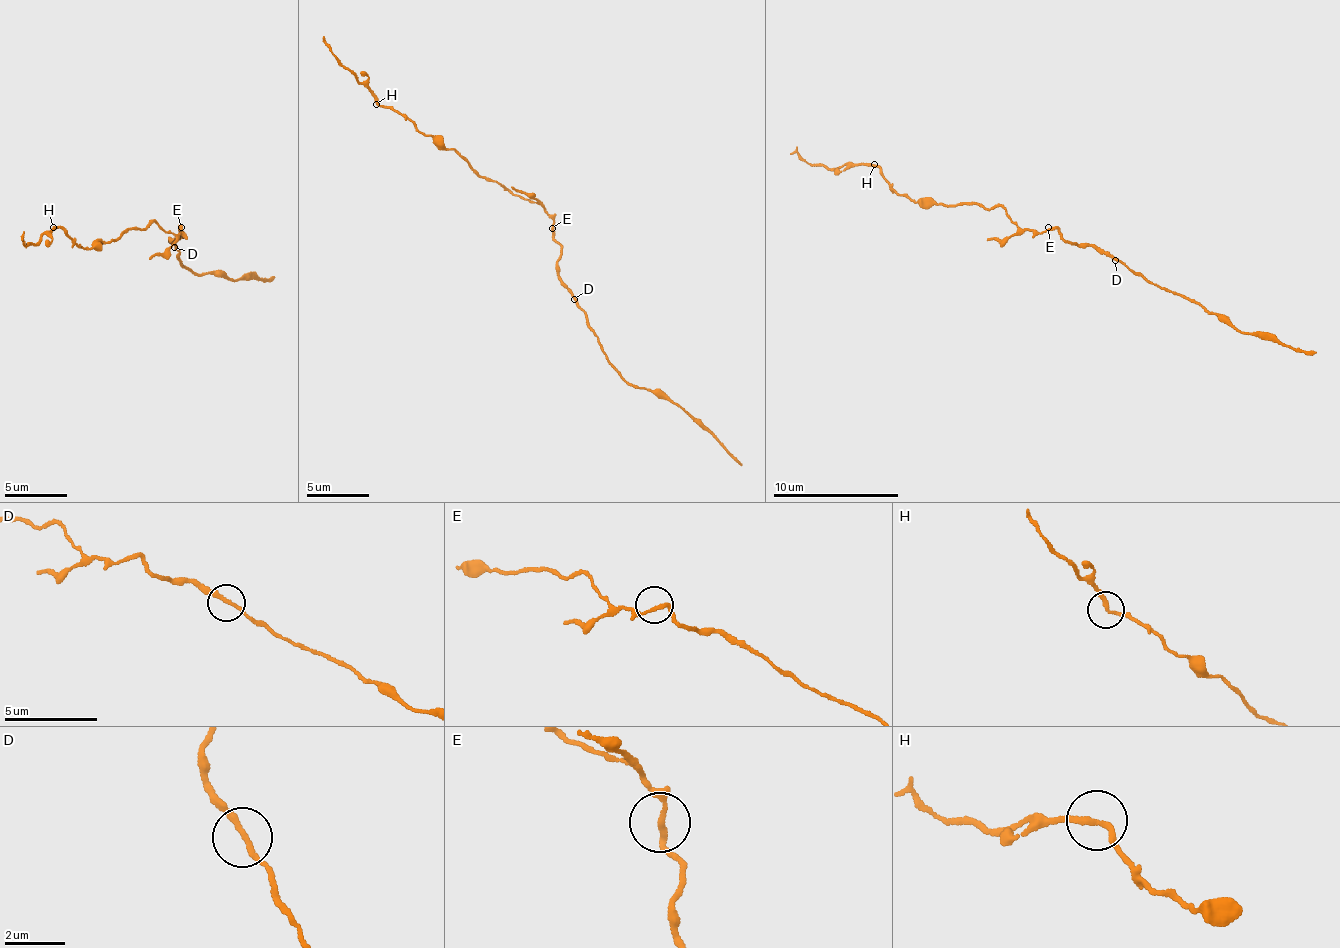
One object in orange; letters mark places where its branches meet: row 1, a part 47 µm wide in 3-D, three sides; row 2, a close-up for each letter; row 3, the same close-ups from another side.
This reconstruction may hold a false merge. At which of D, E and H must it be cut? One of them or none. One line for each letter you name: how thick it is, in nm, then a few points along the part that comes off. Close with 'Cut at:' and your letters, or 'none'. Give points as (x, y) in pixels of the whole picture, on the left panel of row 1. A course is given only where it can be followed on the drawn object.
Cut at: none

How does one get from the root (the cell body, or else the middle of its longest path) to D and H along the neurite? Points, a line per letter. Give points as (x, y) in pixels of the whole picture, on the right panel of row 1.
D: (1048, 230), (1054, 230), (1070, 242), (1093, 243), (1115, 260)
H: (1048, 230), (1024, 230), (1010, 220), (999, 205), (911, 201), (891, 186), (875, 164)

